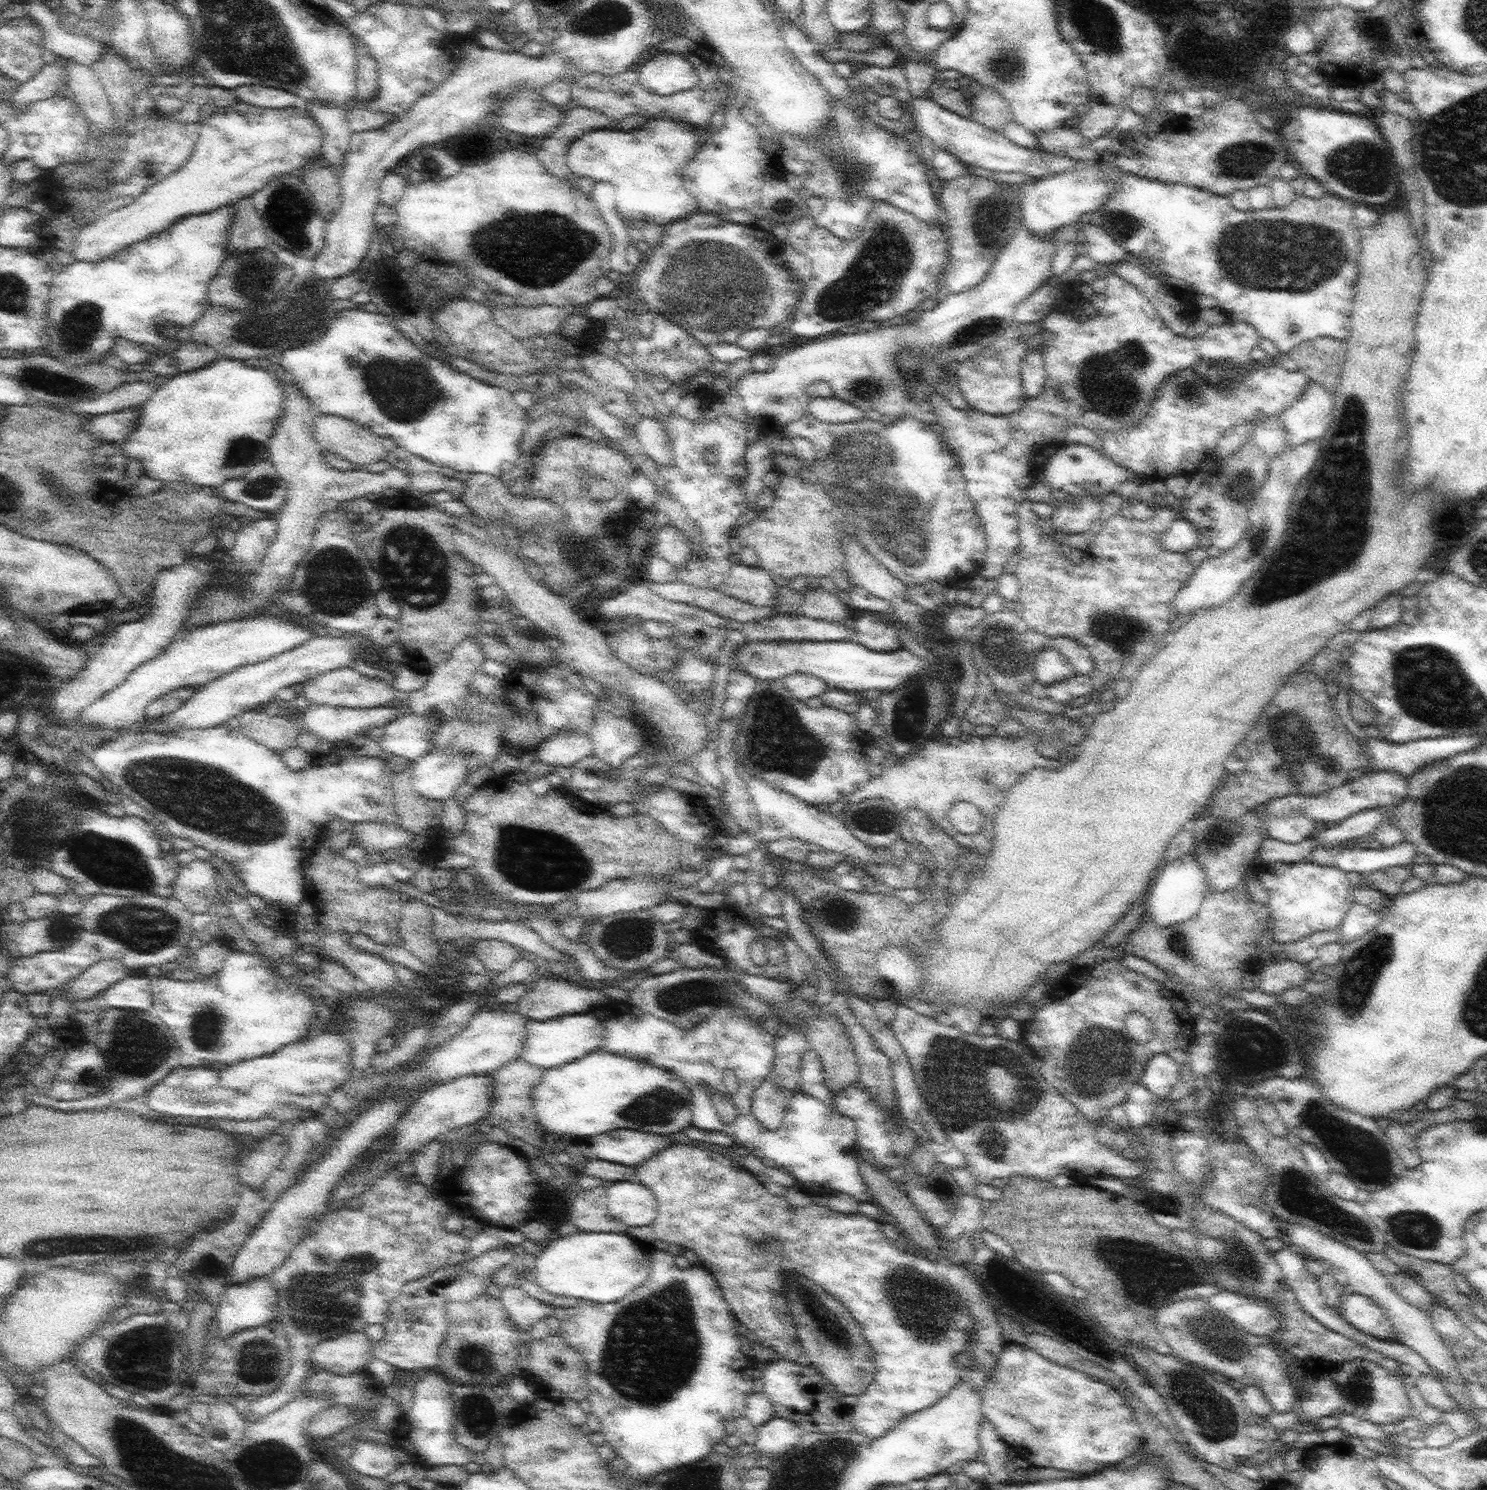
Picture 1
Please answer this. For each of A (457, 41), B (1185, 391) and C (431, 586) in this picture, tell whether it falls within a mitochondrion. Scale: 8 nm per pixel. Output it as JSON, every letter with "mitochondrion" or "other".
{"A":"other","B":"mitochondrion","C":"mitochondrion"}

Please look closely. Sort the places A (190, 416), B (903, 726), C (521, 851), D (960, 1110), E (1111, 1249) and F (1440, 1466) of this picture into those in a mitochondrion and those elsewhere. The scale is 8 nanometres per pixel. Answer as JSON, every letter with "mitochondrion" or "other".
{"A":"other","B":"mitochondrion","C":"mitochondrion","D":"mitochondrion","E":"mitochondrion","F":"other"}

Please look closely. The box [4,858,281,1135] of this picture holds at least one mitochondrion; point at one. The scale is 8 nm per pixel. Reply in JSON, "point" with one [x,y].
{"point":[142,928]}

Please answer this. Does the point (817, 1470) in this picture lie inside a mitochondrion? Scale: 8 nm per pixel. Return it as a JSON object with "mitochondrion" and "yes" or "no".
{"mitochondrion":"yes"}

